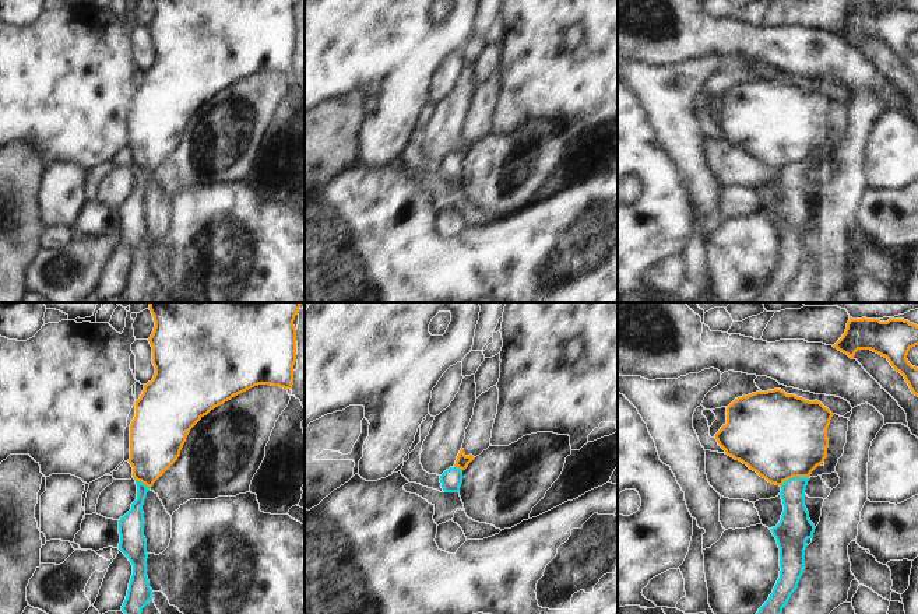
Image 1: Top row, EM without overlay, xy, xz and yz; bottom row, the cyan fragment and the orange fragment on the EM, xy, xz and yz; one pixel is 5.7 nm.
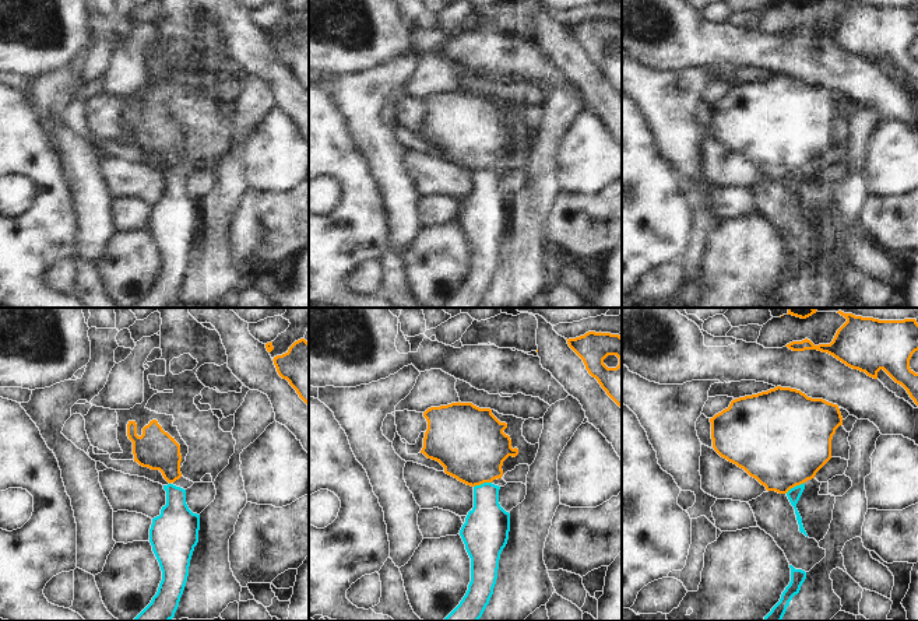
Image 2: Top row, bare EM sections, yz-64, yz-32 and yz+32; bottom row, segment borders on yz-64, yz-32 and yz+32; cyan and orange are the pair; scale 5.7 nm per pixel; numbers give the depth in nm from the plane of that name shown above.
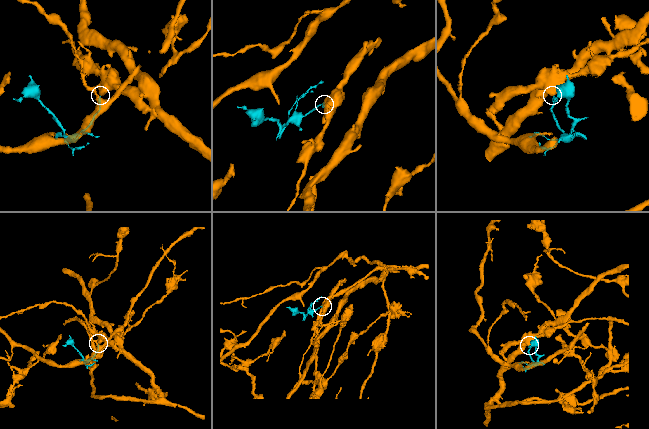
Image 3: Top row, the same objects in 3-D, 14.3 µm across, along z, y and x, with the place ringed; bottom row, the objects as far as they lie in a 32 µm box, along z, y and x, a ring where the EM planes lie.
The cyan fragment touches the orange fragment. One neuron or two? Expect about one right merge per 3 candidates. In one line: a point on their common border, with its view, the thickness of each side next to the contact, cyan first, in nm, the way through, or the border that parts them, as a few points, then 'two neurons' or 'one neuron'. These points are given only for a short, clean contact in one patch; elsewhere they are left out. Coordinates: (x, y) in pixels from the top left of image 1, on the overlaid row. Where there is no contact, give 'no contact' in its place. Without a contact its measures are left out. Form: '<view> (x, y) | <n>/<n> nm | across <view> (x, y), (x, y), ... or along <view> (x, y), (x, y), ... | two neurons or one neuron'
yz (794, 477) | 160/480 nm | along yz (808, 476), (792, 476), (780, 486) | two neurons

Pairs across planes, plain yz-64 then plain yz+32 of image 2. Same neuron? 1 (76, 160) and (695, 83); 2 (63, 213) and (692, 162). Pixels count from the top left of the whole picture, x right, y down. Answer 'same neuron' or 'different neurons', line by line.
1: same neuron
2: different neurons

